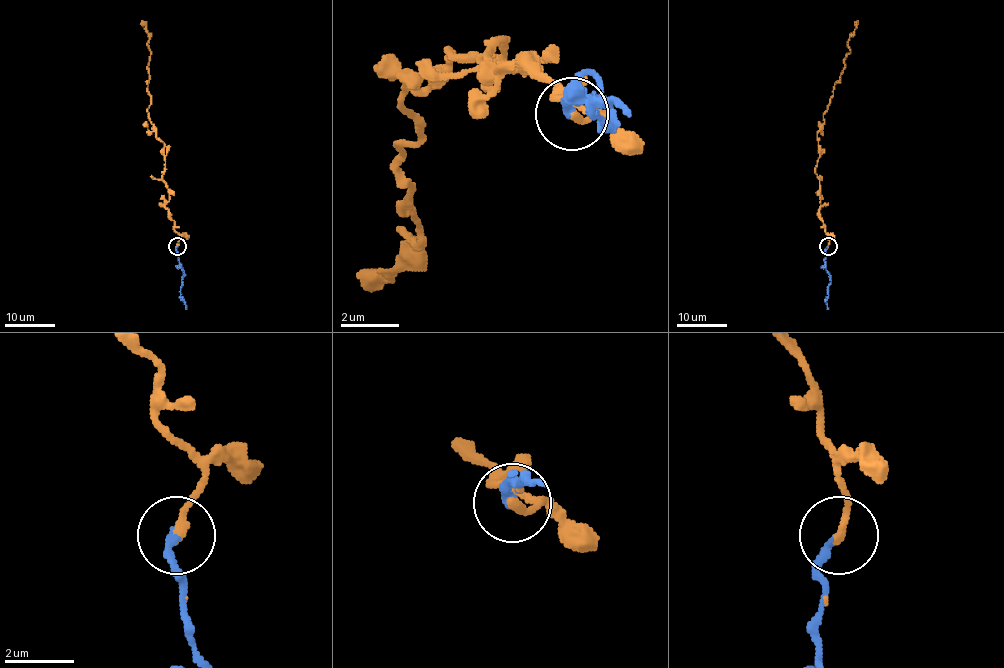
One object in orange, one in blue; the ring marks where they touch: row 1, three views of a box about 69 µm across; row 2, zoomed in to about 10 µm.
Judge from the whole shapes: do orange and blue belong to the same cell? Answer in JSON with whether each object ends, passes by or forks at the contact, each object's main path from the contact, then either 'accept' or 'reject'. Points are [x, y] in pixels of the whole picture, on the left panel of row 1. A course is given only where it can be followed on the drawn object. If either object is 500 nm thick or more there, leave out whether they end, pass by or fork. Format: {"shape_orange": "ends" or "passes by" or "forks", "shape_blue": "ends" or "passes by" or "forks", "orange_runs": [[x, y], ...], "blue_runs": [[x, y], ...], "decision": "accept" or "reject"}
{"shape_orange": "ends", "shape_blue": "ends", "orange_runs": [[176, 246], [180, 235], [165, 206], [164, 144], [148, 109], [150, 51], [141, 20]], "blue_runs": [[176, 246], [183, 271], [180, 298], [186, 309]], "decision": "accept"}

